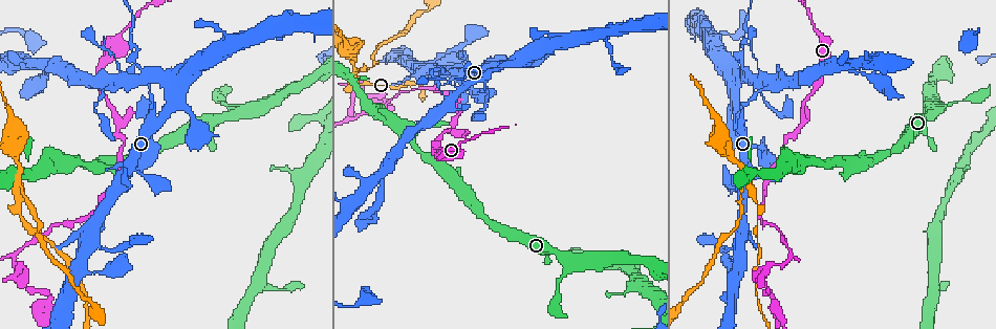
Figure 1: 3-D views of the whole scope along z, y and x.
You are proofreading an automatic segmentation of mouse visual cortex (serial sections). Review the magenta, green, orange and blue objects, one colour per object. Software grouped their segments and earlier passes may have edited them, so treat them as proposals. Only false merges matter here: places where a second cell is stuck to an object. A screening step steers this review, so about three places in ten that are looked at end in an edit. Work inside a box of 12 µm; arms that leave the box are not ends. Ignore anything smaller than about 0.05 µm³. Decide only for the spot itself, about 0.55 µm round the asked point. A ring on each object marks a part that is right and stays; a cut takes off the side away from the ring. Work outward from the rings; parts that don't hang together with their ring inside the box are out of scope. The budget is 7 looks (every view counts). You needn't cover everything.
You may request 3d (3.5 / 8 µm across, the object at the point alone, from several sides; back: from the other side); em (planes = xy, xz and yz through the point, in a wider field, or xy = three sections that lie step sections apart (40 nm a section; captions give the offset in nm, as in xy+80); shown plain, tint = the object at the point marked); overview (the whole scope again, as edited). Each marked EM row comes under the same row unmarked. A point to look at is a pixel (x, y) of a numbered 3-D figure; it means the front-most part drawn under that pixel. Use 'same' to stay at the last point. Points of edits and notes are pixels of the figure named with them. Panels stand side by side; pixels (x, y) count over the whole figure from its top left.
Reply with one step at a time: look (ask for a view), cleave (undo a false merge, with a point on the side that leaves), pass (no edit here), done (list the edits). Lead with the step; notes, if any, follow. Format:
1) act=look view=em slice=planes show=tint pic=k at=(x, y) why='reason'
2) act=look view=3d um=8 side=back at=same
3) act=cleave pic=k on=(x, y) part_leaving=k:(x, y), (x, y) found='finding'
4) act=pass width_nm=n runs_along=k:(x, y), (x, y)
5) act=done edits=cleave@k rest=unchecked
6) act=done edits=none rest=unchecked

act=look view=3d um=3.5 pic=1 at=(791, 256) why='narrows sharply'

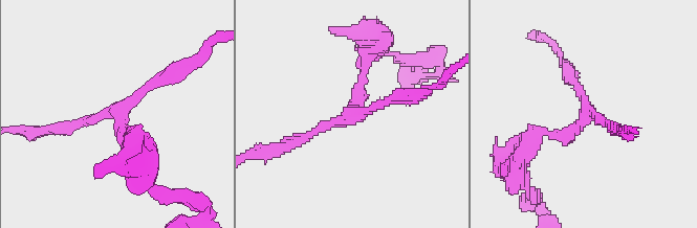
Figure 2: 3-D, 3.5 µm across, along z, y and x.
act=look view=em slice=xy step=1 show=tint pic=2 at=(357, 114) why='now the EM'

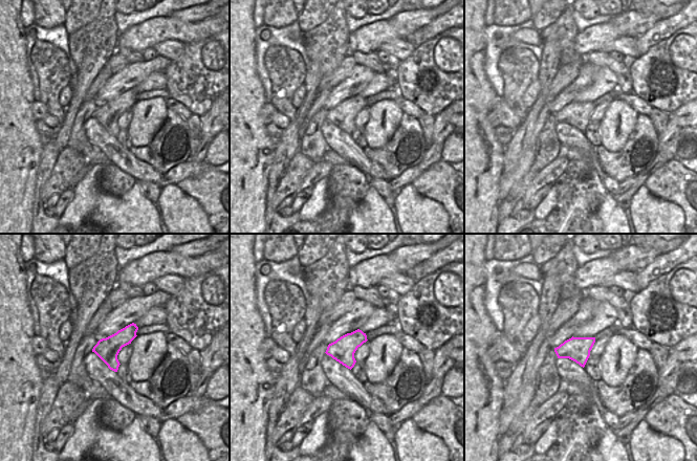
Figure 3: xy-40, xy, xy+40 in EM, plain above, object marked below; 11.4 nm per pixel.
act=pass found='one cell here'

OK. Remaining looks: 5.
act=look view=3d um=3.5 pic=1 at=(748, 183) why='three arms meet'

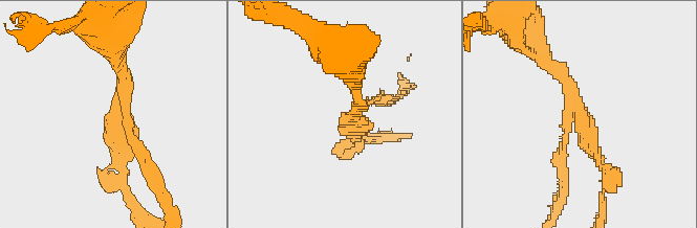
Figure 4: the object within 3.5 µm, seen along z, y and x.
act=look view=em slice=xy step=3 show=tint pic=4 at=(122, 116) arms=3 arm_widths_nm=100,150,200

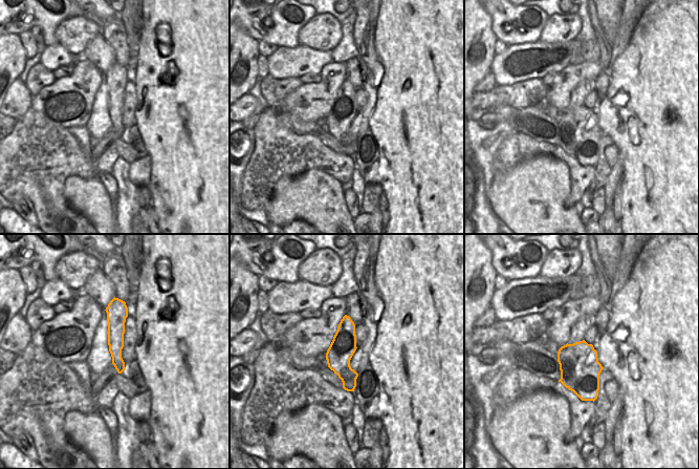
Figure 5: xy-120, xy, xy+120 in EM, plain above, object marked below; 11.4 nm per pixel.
act=cleave pic=4 on=(148, 161) found='a second cell is stuck on'

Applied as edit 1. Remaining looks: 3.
act=look view=3d um=3.5 pic=1 at=(175, 87) why='sharp bend'

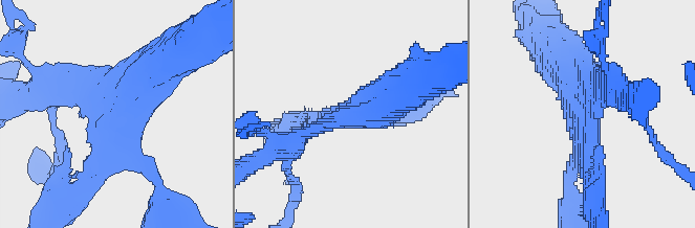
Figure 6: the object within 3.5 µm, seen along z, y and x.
act=look view=em slice=planes show=tint pic=6 at=(118, 108) why='now the EM'

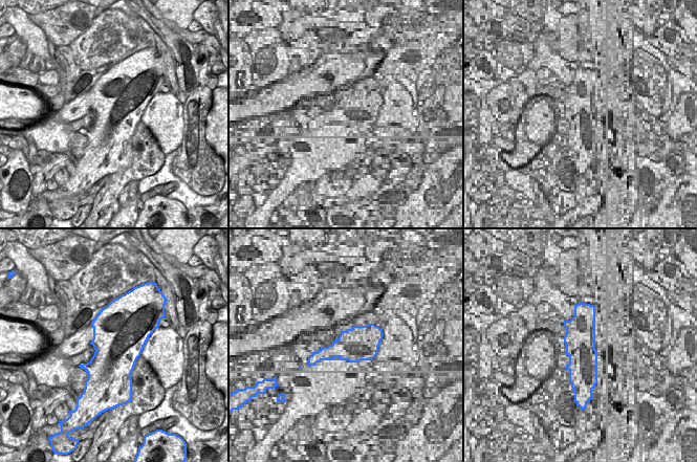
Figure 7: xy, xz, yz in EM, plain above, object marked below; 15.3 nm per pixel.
act=pass runs_along=6:(93, 175), (116, 110), (58, 91) found='one cell here'

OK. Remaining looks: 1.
act=done edits=cleave@4 rest=unchecked

